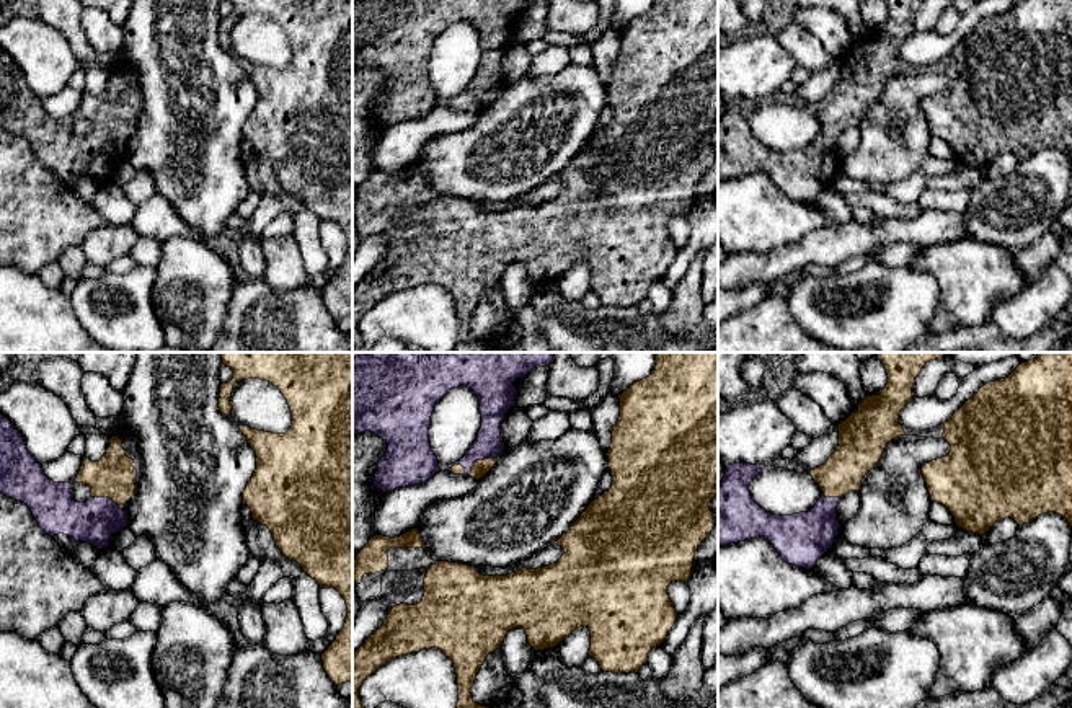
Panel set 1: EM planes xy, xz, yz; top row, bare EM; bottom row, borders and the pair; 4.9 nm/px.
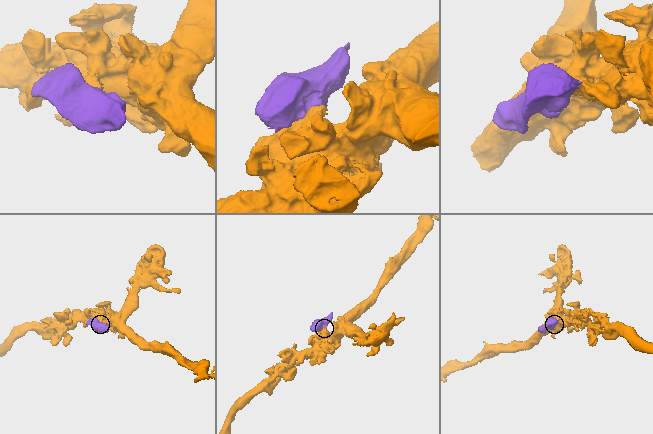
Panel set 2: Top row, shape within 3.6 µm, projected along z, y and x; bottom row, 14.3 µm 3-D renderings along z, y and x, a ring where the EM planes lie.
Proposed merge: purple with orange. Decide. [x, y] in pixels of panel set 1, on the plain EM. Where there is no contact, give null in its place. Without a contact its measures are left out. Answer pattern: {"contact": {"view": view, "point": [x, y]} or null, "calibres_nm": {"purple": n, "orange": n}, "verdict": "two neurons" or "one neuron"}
{"contact": {"view": "xz", "point": [470, 103]}, "calibres_nm": {"purple": 180, "orange": 80}, "verdict": "one neuron"}

